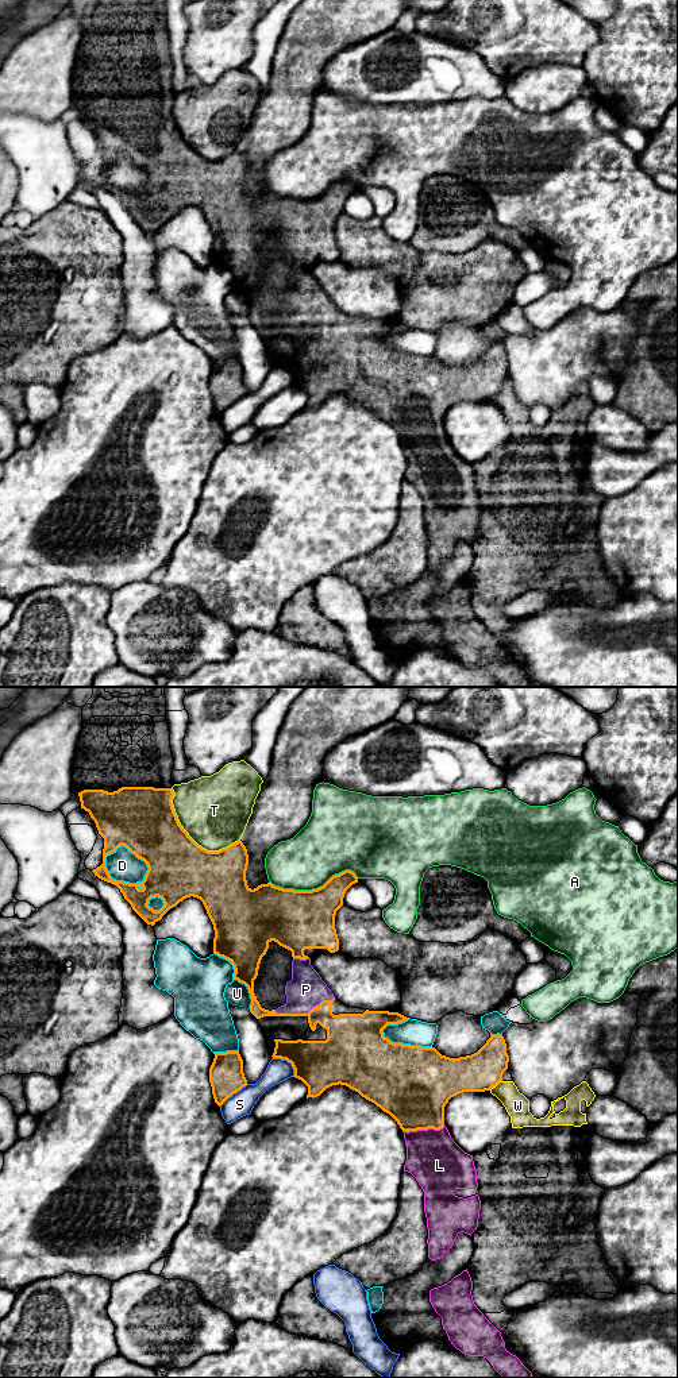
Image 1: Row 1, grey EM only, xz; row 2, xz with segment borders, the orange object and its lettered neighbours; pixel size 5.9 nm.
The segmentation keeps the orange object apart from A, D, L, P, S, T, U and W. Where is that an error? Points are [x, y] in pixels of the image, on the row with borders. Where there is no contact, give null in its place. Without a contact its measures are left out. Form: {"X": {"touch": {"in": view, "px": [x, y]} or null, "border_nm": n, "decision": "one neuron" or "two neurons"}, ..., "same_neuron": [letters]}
{"A": {"touch": {"in": "xz", "px": [314, 890]}, "border_nm": 550, "decision": "two neurons"}, "D": {"touch": {"in": "xz", "px": [128, 849]}, "border_nm": 280, "decision": "two neurons"}, "L": {"touch": {"in": "xz", "px": [423, 1128]}, "border_nm": 260, "decision": "two neurons"}, "P": {"touch": {"in": "xz", "px": [304, 1014]}, "border_nm": 380, "decision": "one neuron"}, "S": {"touch": {"in": "xz", "px": [288, 1061]}, "border_nm": 170, "decision": "two neurons"}, "T": {"touch": {"in": "xz", "px": [189, 837]}, "border_nm": 500, "decision": "two neurons"}, "U": {"touch": {"in": "xz", "px": [249, 992]}, "border_nm": 200, "decision": "two neurons"}, "W": {"touch": {"in": "xz", "px": [494, 1085]}, "border_nm": 100, "decision": "two neurons"}, "same_neuron": ["P"]}

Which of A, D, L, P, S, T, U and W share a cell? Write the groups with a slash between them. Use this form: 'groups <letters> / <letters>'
groups A / D / L / P / S / T W / U

